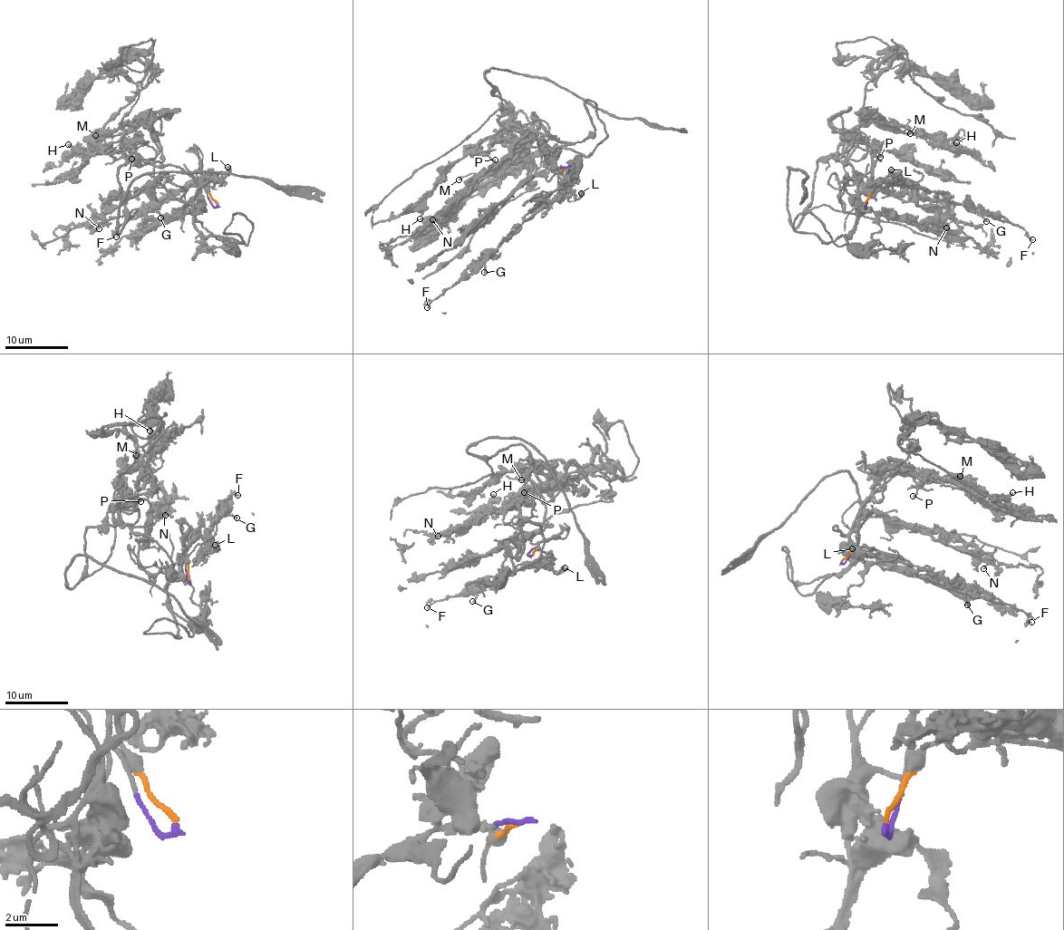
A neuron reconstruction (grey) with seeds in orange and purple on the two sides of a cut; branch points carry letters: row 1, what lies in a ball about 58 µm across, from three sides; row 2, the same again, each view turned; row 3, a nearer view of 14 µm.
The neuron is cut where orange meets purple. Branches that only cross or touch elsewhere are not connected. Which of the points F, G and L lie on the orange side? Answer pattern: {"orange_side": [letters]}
{"orange_side": ["F", "G", "L"]}

